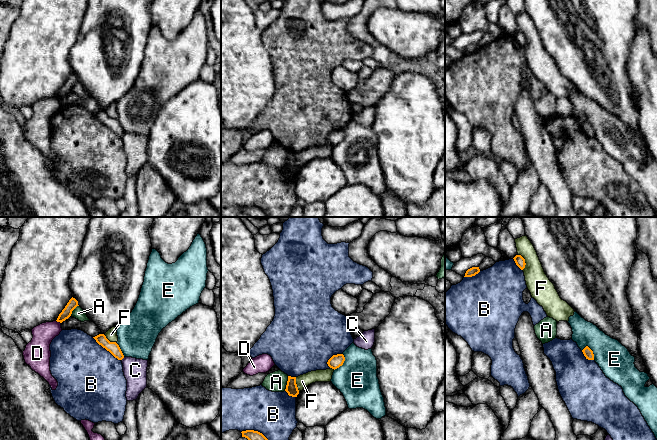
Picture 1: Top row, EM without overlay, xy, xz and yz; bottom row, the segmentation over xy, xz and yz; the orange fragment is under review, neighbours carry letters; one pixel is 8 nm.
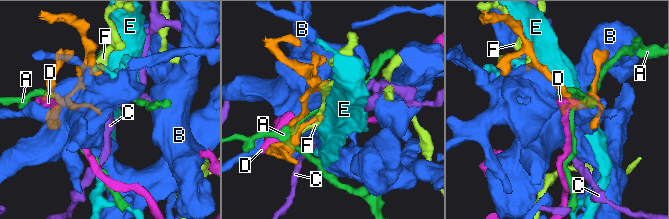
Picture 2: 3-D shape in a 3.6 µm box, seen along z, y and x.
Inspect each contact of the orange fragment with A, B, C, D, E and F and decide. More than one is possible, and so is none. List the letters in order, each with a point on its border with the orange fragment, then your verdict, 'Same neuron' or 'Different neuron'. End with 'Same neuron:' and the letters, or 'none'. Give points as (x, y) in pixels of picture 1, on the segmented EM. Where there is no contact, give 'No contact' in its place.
A: Touches orange at xz (287, 383). Different neuron
B: Touches orange at xy (106, 349). Different neuron
C: Touches orange at xy (122, 358). Different neuron
D: Touches orange at xy (58, 321). Different neuron
E: Touches orange at yz (592, 352). Different neuron
F: Touches orange at yz (524, 261). Different neuron
Same neuron: none

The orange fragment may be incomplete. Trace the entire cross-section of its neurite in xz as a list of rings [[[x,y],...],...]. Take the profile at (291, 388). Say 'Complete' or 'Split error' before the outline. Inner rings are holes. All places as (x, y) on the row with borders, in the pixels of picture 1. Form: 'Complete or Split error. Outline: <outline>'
Complete. Outline: [[[288,376],[285,391],[288,393],[289,396],[297,397],[297,395],[299,394],[299,390],[296,384],[296,377]]]

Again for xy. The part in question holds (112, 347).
Complete. Outline: [[[99,334],[93,338],[99,345],[109,351],[118,360],[122,360],[124,358],[119,345],[116,342],[110,342],[104,334]]]

